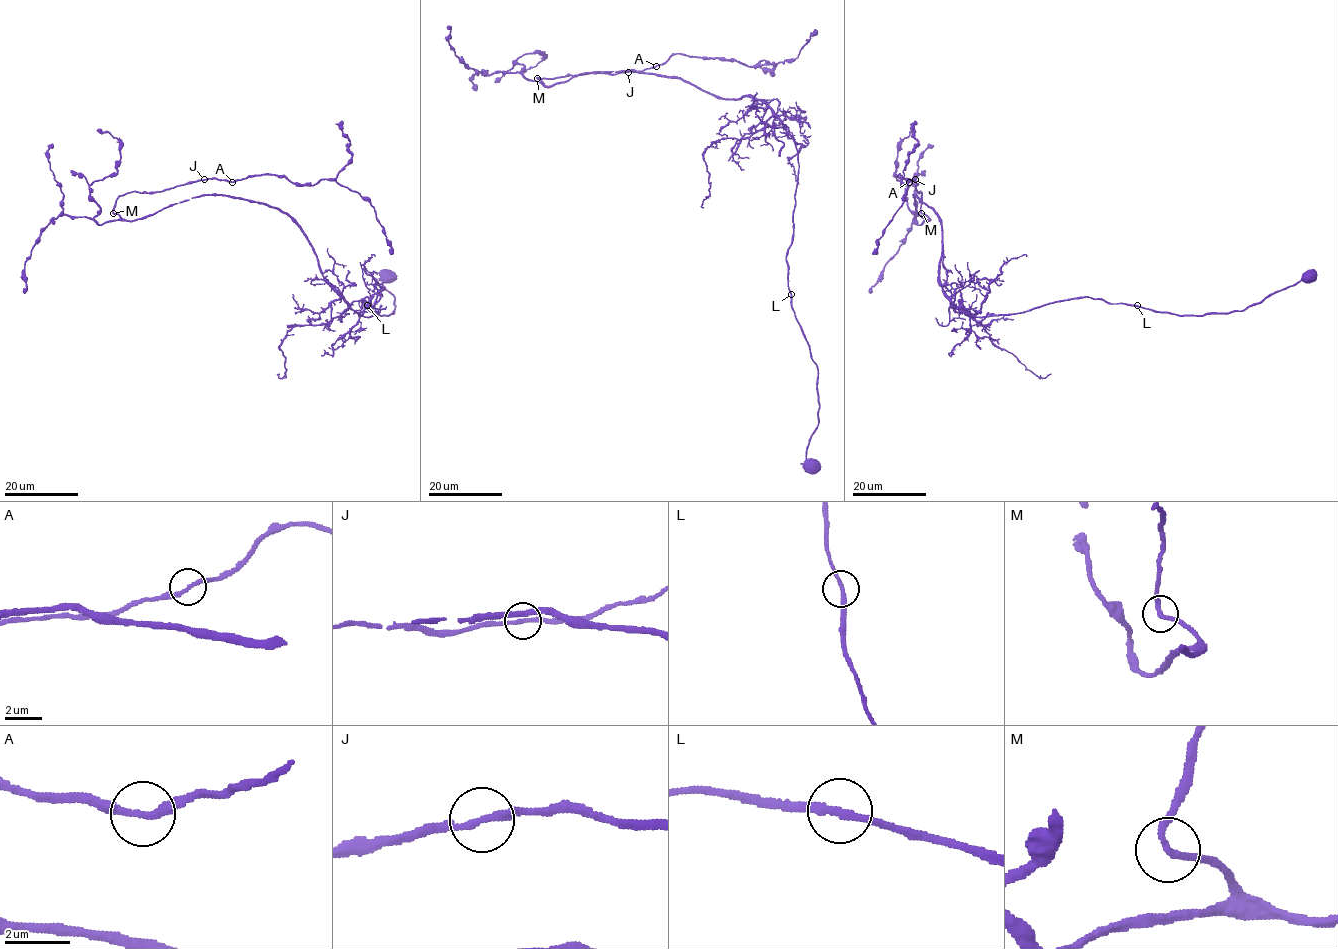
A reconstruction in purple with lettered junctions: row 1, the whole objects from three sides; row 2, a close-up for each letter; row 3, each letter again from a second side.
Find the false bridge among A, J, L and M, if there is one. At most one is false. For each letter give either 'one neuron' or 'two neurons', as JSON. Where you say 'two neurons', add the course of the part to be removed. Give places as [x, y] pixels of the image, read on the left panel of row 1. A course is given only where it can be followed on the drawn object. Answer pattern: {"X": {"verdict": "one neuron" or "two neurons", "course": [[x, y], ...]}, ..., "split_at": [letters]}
{"A": {"verdict": "one neuron"}, "J": {"verdict": "one neuron"}, "L": {"verdict": "one neuron"}, "M": {"verdict": "one neuron"}, "split_at": []}

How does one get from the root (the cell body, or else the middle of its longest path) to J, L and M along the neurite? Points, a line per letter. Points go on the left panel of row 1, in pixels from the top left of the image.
J: (386, 276), (394, 313), (365, 296), (363, 316), (274, 207), (201, 194), (131, 221), (112, 211), (204, 180)
L: (386, 276), (383, 276), (382, 284), (394, 297), (394, 313), (380, 315), (368, 310), (366, 305)
M: (386, 276), (394, 313), (365, 296), (363, 316), (274, 207), (201, 194), (113, 213)

